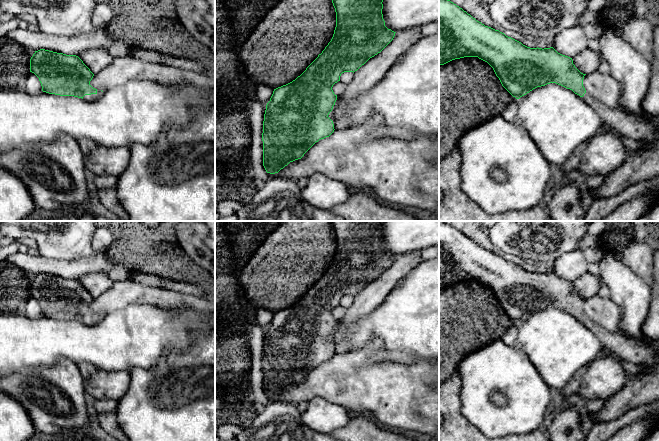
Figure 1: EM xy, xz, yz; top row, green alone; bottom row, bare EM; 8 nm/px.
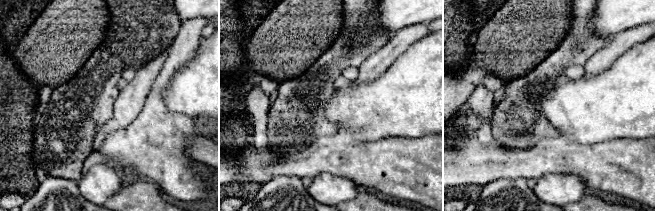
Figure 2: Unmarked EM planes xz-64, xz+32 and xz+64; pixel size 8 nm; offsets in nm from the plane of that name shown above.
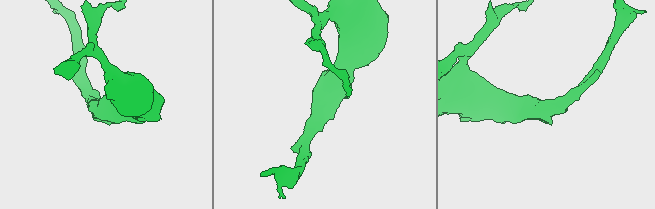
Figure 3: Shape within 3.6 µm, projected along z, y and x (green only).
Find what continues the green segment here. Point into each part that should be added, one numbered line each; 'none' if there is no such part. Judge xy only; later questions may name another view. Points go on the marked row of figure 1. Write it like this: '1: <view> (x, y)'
1: xy (91, 97)

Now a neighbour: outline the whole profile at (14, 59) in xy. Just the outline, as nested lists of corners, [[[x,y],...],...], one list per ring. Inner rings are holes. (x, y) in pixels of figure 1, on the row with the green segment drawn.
[[[7,36],[0,37],[0,89],[25,84],[30,73],[30,59],[25,47]]]

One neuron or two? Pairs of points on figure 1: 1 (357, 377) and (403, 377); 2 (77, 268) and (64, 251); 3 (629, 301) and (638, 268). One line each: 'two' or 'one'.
1: one
2: two
3: two

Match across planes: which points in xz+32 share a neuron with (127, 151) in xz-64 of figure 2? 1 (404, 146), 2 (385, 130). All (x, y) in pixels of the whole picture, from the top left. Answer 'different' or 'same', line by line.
1: same
2: different

